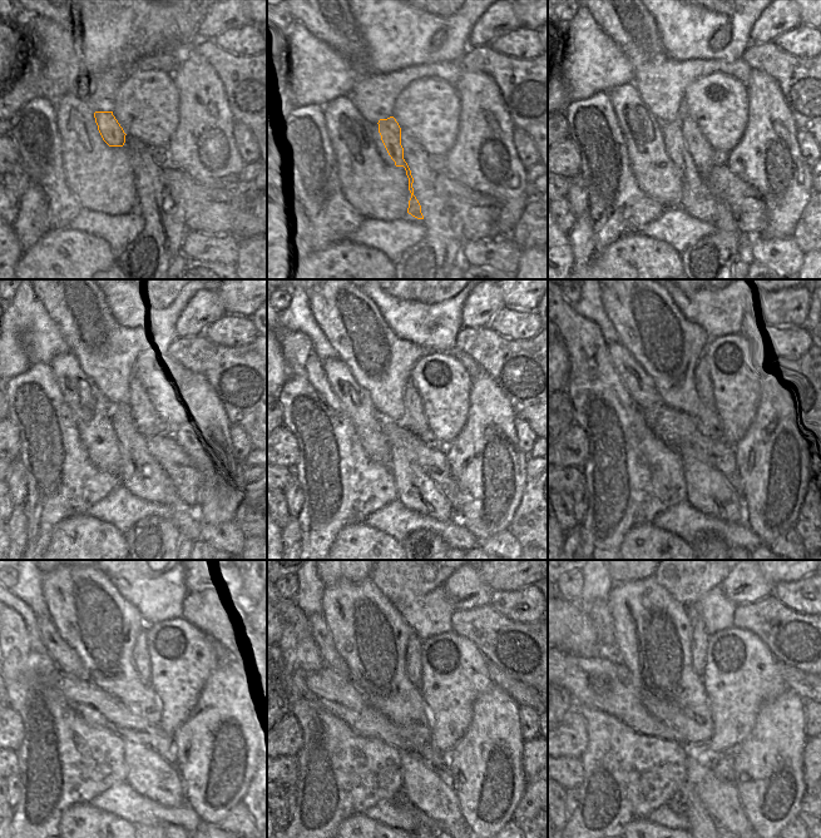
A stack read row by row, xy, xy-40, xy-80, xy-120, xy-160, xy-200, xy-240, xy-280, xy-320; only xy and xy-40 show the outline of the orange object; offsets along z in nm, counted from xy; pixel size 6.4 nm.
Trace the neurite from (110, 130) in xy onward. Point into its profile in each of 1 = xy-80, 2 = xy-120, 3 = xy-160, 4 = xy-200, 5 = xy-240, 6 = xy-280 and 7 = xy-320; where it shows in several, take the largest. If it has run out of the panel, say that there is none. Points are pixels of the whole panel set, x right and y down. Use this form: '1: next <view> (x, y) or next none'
1: next xy-80 (698, 201)
2: next xy-120 (137, 472)
3: next xy-160 (410, 465)
4: next xy-200 (708, 491)
5: next xy-240 (152, 777)
6: next xy-280 (429, 789)
7: next xy-320 (720, 798)

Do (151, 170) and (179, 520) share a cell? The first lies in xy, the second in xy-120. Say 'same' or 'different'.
different

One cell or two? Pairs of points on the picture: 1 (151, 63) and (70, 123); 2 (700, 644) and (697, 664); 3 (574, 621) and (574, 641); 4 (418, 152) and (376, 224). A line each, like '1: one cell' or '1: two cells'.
1: two cells
2: one cell
3: one cell
4: two cells

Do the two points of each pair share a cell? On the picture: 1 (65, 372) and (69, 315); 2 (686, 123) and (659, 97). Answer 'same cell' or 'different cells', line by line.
1: different cells
2: different cells

